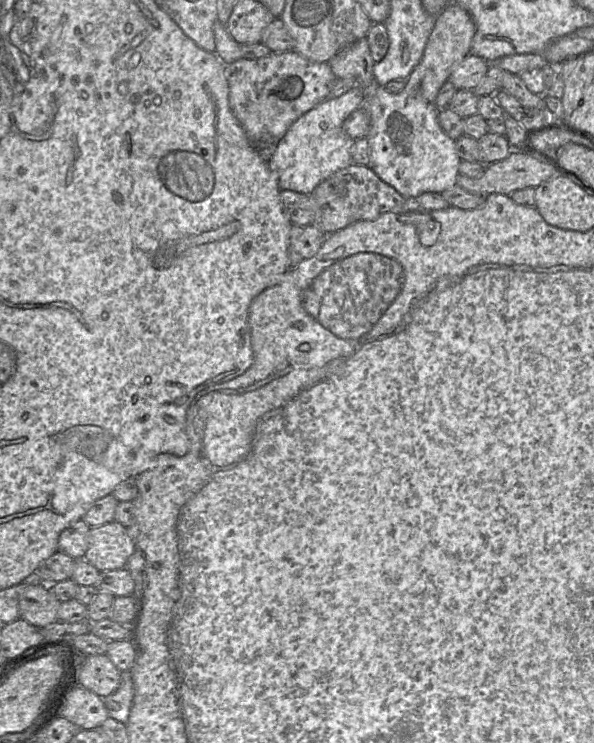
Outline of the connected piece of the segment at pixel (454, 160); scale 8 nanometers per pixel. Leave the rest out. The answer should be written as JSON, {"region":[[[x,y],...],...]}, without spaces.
{"region":[[[448,4],[437,16],[422,58],[409,75],[404,89],[398,94],[389,93],[375,80],[373,74],[375,62],[366,36],[338,52],[328,62],[337,79],[353,78],[356,80],[356,85],[363,90],[364,101],[360,108],[364,108],[370,118],[370,127],[365,136],[369,145],[370,168],[383,182],[392,186],[408,200],[413,200],[425,192],[442,193],[456,185],[461,159],[456,152],[455,141],[445,134],[439,125],[440,110],[436,106],[436,97],[454,66],[470,54],[475,31],[475,23],[470,14],[459,5]]]}

